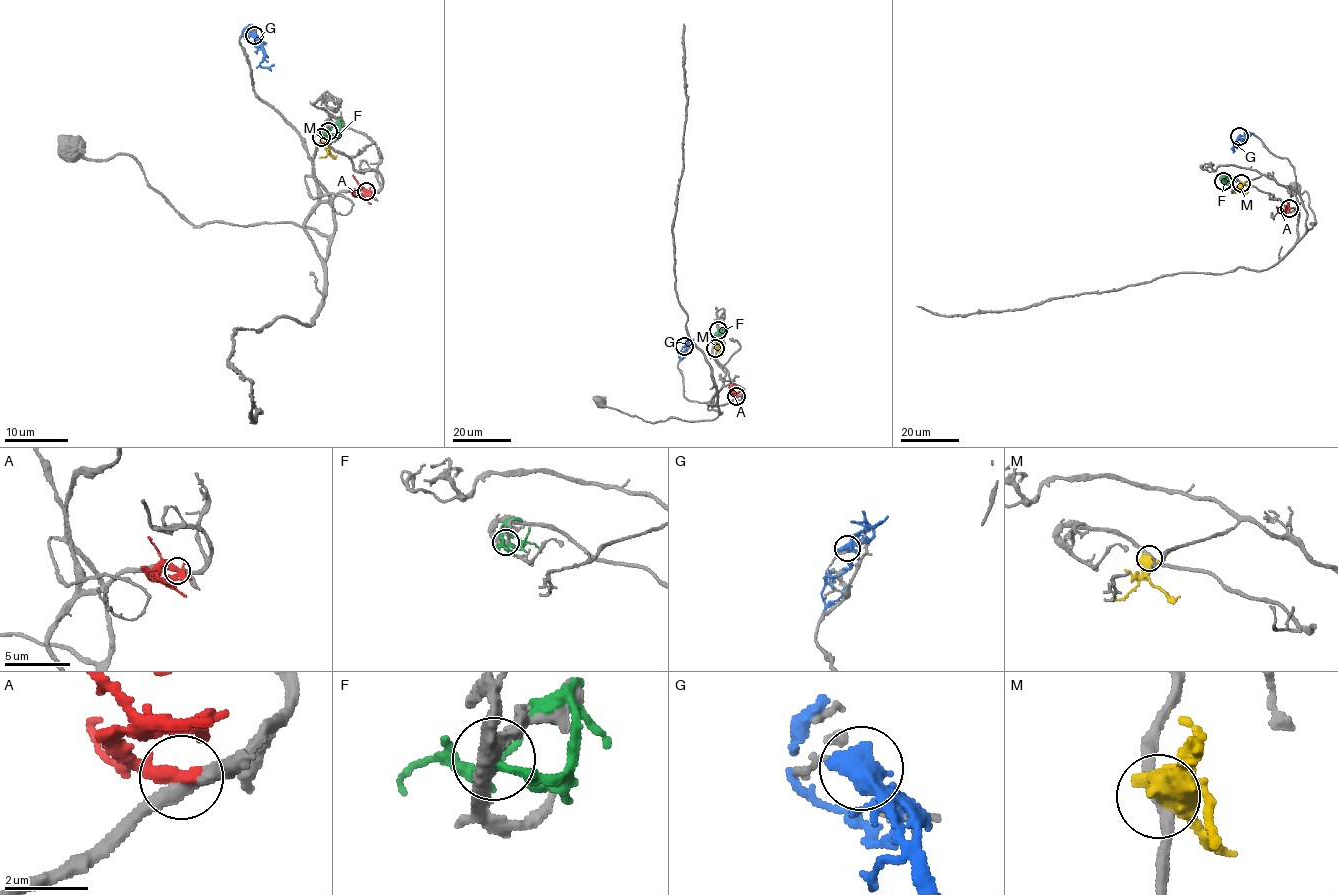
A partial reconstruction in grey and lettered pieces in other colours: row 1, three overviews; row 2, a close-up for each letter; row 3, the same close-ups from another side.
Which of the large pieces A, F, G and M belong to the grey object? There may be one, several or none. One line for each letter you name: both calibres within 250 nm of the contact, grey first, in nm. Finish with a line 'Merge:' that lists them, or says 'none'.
A: calibres 340 and 320 nm
Merge: A

